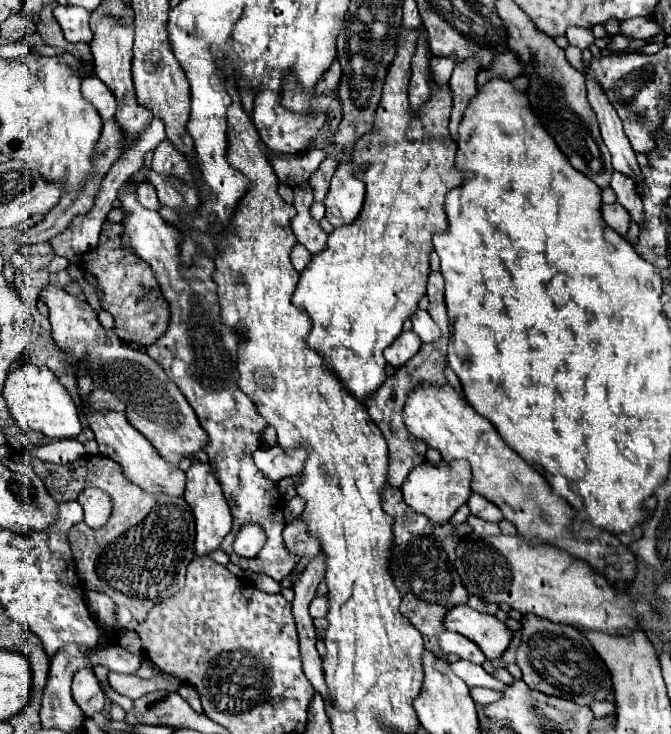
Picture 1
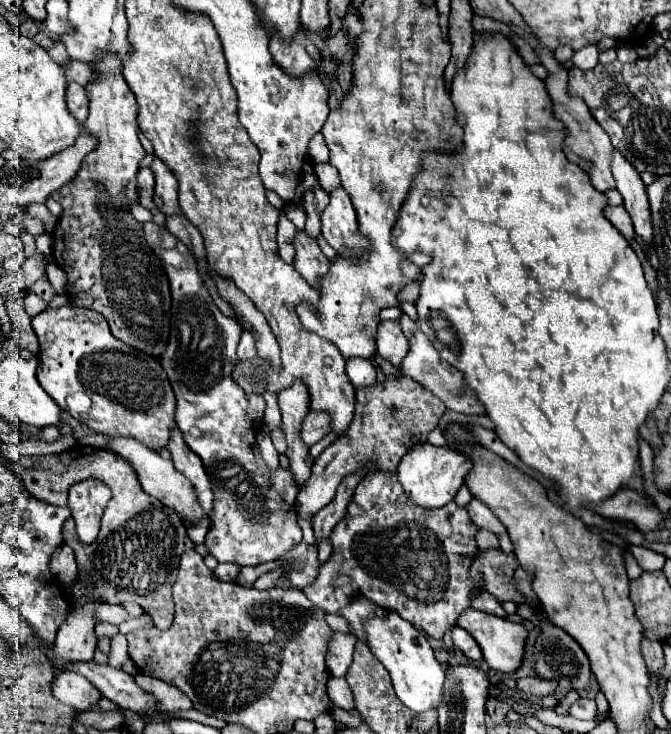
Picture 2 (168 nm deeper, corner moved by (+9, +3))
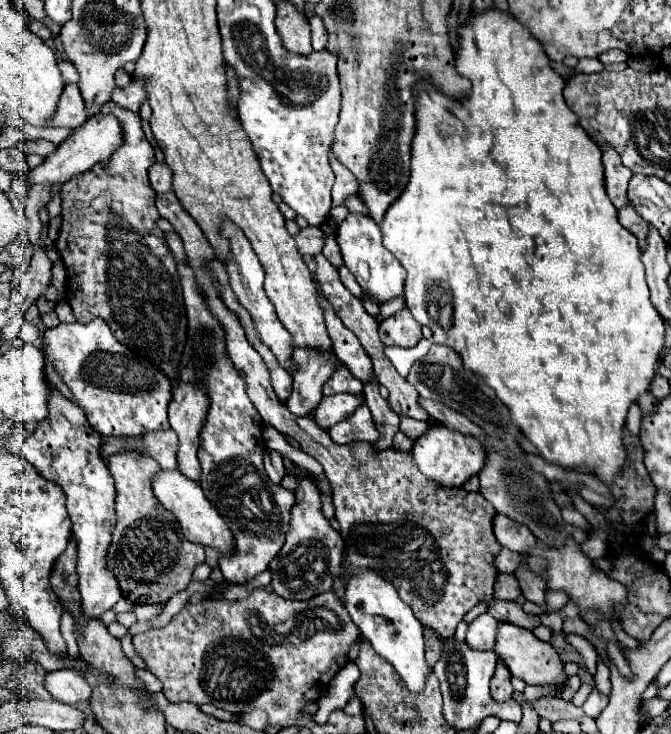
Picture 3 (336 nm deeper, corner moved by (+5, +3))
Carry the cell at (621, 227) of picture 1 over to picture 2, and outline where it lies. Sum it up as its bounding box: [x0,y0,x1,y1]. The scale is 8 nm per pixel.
[604,205,634,239]

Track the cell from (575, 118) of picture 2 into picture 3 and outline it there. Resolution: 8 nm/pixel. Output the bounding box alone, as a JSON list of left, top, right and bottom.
[602,147,632,209]

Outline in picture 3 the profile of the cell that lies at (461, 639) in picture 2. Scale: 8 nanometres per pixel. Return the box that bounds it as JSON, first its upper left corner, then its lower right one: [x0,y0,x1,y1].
[466,613,498,649]

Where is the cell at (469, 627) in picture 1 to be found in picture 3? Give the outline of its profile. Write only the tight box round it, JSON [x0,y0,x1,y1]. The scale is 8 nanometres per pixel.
[494,623,568,695]

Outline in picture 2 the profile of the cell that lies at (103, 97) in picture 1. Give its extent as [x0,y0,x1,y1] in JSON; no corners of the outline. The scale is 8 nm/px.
[66,83,90,123]

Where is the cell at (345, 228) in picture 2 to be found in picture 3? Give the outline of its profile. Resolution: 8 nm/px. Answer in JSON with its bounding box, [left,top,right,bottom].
[336,213,406,303]

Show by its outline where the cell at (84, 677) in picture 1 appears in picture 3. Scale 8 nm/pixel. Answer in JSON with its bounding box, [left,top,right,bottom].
[44,669,92,705]

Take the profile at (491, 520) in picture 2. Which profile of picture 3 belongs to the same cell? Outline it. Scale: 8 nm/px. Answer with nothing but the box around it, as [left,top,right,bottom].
[494,515,536,555]

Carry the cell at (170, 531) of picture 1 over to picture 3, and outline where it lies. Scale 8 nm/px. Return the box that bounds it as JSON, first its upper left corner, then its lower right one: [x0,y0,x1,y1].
[108,451,204,605]

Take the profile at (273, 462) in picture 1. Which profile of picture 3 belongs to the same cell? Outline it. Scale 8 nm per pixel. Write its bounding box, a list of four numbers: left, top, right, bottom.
[314,393,364,429]

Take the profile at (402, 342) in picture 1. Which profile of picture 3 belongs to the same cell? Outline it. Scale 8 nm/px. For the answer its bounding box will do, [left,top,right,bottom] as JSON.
[380,309,422,347]

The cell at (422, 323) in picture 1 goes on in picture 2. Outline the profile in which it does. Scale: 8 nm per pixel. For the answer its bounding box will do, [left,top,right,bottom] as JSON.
[400,313,484,415]

